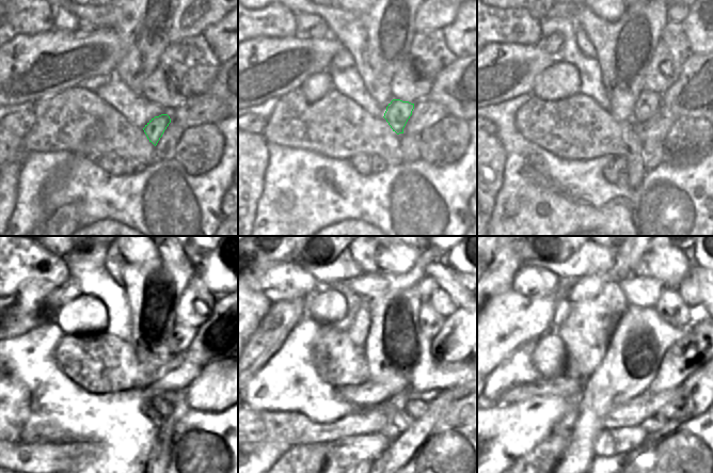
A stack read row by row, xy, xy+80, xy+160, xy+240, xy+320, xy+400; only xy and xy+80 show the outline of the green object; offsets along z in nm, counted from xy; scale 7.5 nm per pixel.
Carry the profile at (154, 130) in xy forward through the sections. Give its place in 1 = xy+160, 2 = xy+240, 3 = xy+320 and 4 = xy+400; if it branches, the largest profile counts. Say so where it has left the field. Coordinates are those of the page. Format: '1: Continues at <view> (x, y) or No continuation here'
1: Continues at xy+160 (648, 103)
2: Continues at xy+240 (184, 330)
3: Continues at xy+320 (430, 321)
4: Continues at xy+400 (670, 306)

